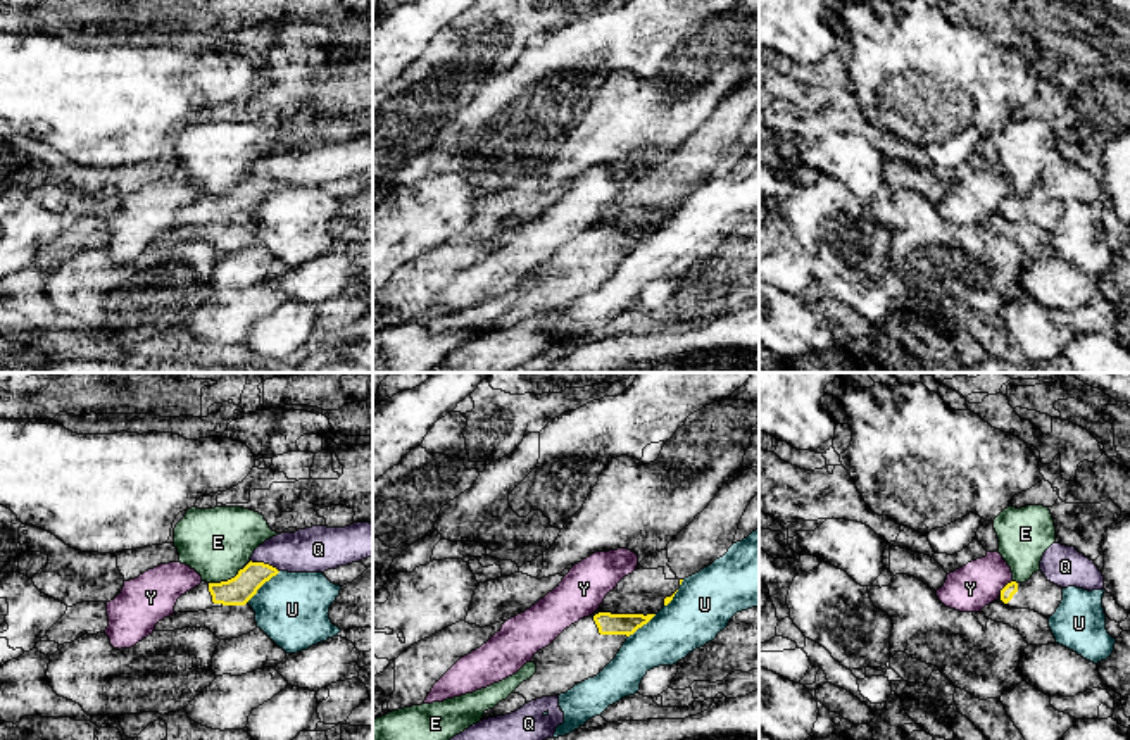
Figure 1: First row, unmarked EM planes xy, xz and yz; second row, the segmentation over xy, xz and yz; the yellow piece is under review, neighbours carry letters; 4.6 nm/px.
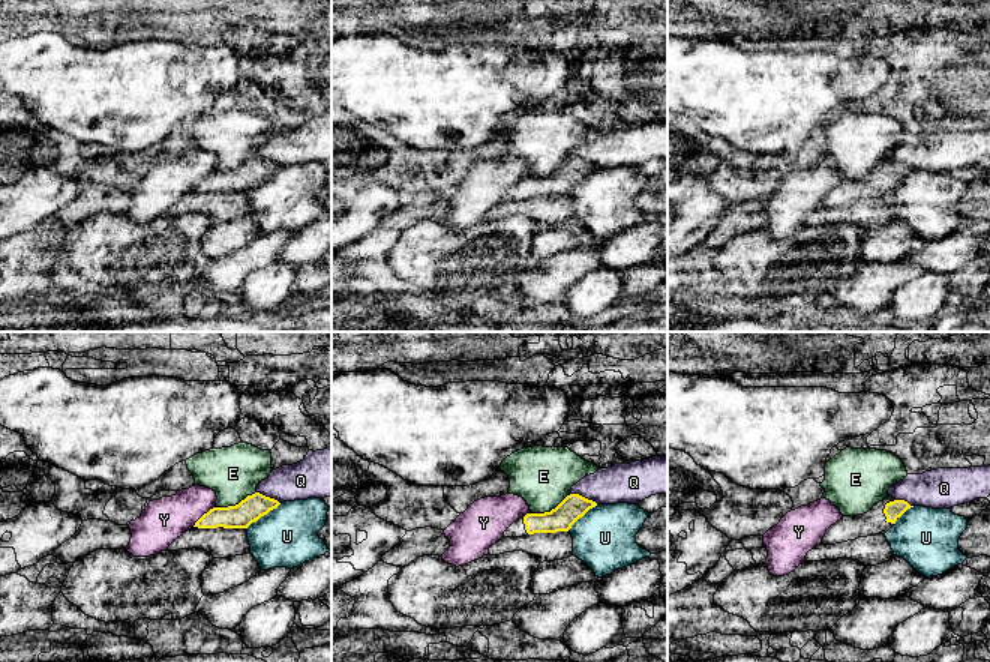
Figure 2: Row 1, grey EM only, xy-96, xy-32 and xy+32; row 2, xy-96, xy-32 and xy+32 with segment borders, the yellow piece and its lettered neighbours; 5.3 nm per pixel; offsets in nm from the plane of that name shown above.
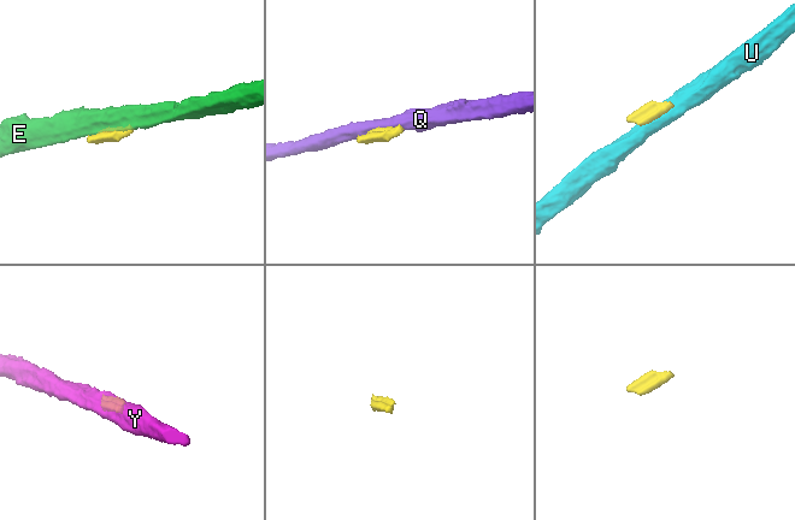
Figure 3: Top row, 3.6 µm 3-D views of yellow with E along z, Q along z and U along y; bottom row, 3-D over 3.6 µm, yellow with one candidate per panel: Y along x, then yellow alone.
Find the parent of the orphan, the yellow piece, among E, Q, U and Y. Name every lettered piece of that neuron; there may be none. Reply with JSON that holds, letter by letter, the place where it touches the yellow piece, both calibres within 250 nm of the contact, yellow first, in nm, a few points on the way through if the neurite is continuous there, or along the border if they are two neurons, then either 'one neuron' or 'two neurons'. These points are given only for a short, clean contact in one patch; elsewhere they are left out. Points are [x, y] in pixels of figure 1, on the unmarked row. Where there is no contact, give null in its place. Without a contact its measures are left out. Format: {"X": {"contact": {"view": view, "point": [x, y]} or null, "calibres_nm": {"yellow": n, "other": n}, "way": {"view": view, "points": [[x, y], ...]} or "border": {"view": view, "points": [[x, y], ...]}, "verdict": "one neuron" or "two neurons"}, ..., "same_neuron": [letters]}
{"E": {"contact": {"view": "xy", "point": [225, 195]}, "calibres_nm": {"yellow": 140, "other": 320}, "verdict": "two neurons"}, "Q": {"contact": {"view": "xy", "point": [263, 176]}, "calibres_nm": {"yellow": 140, "other": 220}, "border": {"view": "xy", "points": [[251, 173], [268, 176], [278, 185]]}, "verdict": "two neurons"}, "U": {"contact": {"view": "xy", "point": [263, 197]}, "calibres_nm": {"yellow": 140, "other": 340}, "verdict": "two neurons"}, "Y": {"contact": {"view": "yz", "point": [1004, 200]}, "calibres_nm": {"yellow": 60, "other": 220}, "border": {"view": "yz", "points": [[1011, 194], [999, 207]]}, "verdict": "two neurons"}, "same_neuron": []}

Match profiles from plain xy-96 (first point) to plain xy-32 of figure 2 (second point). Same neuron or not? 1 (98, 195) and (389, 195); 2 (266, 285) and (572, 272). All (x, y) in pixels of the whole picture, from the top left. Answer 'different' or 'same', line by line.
1: different
2: different

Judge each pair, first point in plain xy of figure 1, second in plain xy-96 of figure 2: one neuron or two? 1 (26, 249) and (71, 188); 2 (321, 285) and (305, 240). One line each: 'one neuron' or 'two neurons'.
1: one neuron
2: one neuron

